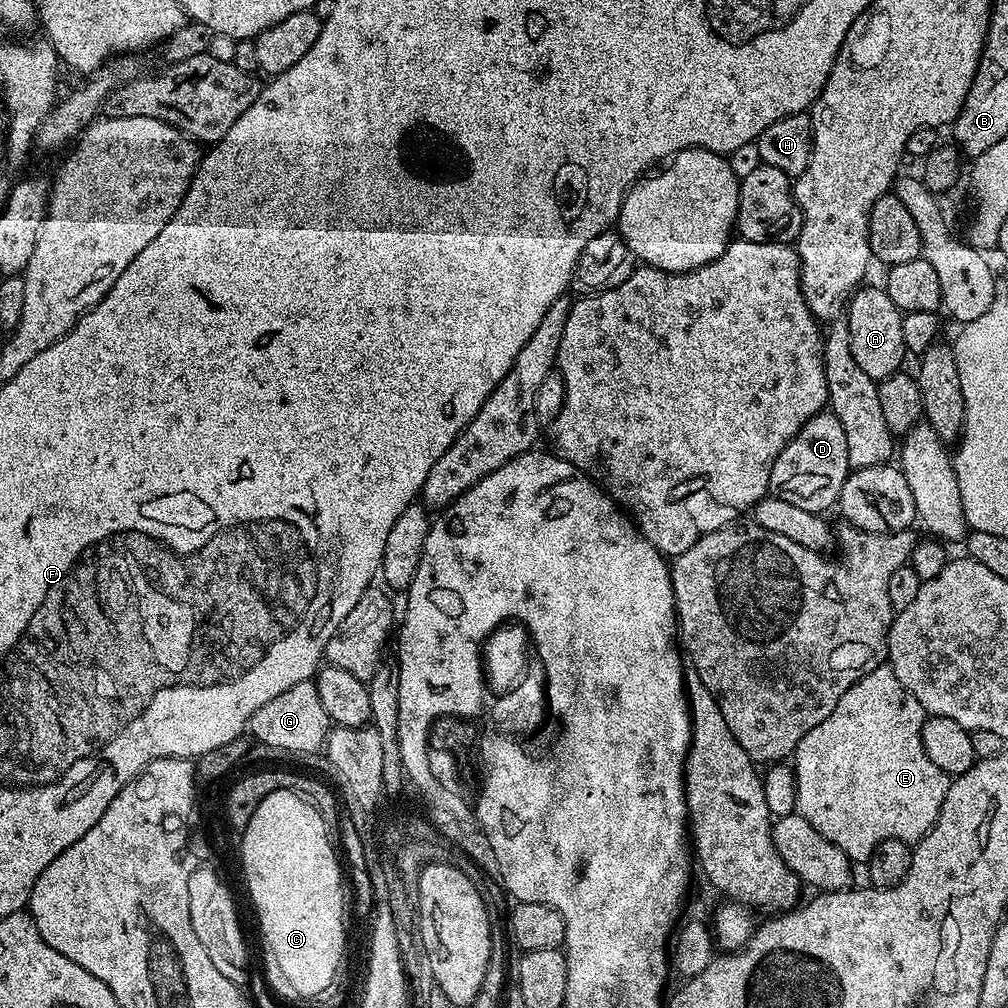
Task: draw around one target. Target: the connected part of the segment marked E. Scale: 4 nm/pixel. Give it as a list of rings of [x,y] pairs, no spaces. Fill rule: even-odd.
[[[885,666],[866,674],[866,678],[862,678],[854,686],[850,686],[850,690],[846,690],[846,694],[842,694],[838,706],[834,706],[834,714],[830,714],[830,718],[826,718],[826,722],[818,722],[818,726],[814,726],[814,730],[810,730],[810,734],[806,734],[806,738],[802,738],[802,742],[798,742],[794,753],[794,761],[796,760],[796,764],[794,763],[796,811],[802,818],[806,818],[806,822],[810,822],[810,826],[814,826],[814,830],[818,830],[818,834],[822,834],[822,838],[826,838],[826,842],[834,842],[834,846],[838,846],[838,850],[842,850],[849,860],[853,862],[868,861],[870,854],[874,854],[877,846],[887,840],[901,840],[907,844],[915,845],[934,826],[934,822],[938,818],[938,810],[942,810],[942,798],[946,798],[950,777],[941,768],[934,766],[934,762],[930,762],[930,754],[926,754],[926,750],[922,746],[922,726],[925,719],[926,713],[918,702],[918,698],[914,698],[914,694],[910,694],[906,690],[906,686],[902,686],[902,682],[898,682],[892,668]]]

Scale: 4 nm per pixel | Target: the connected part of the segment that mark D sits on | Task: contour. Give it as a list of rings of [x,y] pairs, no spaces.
[[[831,410],[818,413],[798,434],[788,443],[786,450],[778,454],[774,466],[768,475],[768,487],[771,495],[782,498],[782,502],[790,502],[794,506],[799,506],[802,510],[810,510],[817,514],[827,513],[827,508],[837,503],[840,498],[840,491],[846,482],[849,474],[848,455],[846,454],[846,430],[842,430],[842,422]]]

